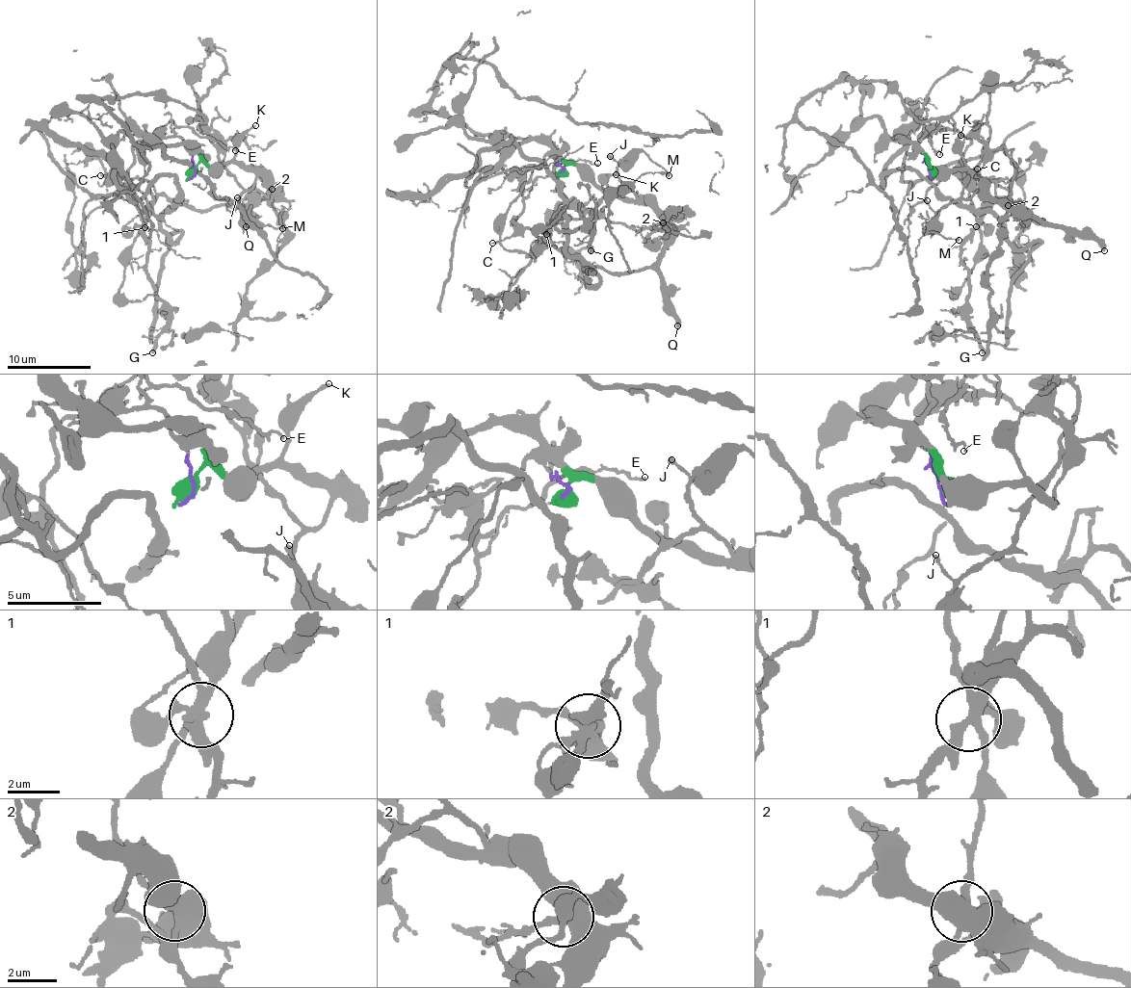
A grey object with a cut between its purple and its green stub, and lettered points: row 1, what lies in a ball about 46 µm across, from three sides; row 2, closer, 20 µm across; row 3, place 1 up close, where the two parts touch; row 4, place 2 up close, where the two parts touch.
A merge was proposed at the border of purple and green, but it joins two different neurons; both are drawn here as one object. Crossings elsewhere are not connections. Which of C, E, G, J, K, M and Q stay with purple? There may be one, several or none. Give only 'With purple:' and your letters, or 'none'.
With purple: C, E, G

